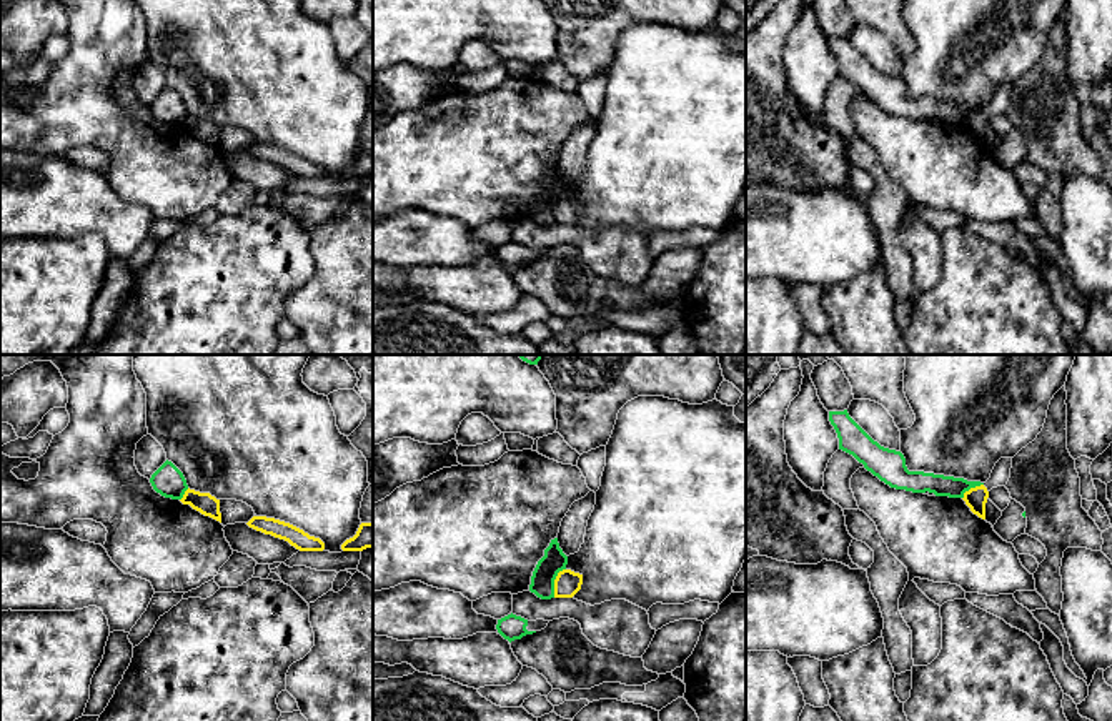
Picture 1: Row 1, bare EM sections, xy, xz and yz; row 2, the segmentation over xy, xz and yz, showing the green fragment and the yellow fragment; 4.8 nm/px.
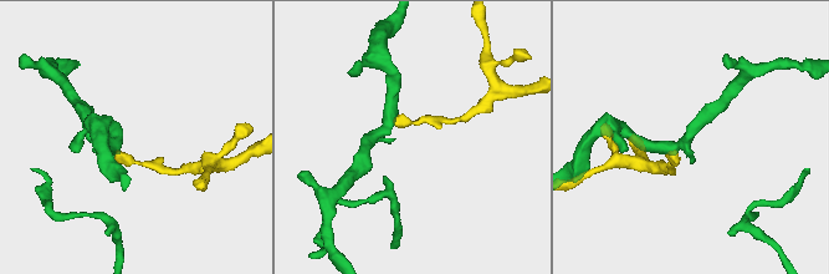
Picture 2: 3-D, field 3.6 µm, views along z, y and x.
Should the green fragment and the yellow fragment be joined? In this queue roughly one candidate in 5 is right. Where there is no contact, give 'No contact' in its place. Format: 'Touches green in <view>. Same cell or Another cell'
Touches green in xz. Another cell

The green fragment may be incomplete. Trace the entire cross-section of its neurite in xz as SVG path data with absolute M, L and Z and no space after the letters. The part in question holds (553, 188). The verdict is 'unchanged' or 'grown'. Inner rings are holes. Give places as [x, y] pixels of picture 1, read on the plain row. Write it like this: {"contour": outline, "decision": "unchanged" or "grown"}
{"contour": "M558 165L551 167L533 198L529 218L541 226L554 225L554 206L559 198L566 196L566 191L568 183L559 175Z", "decision": "unchanged"}

